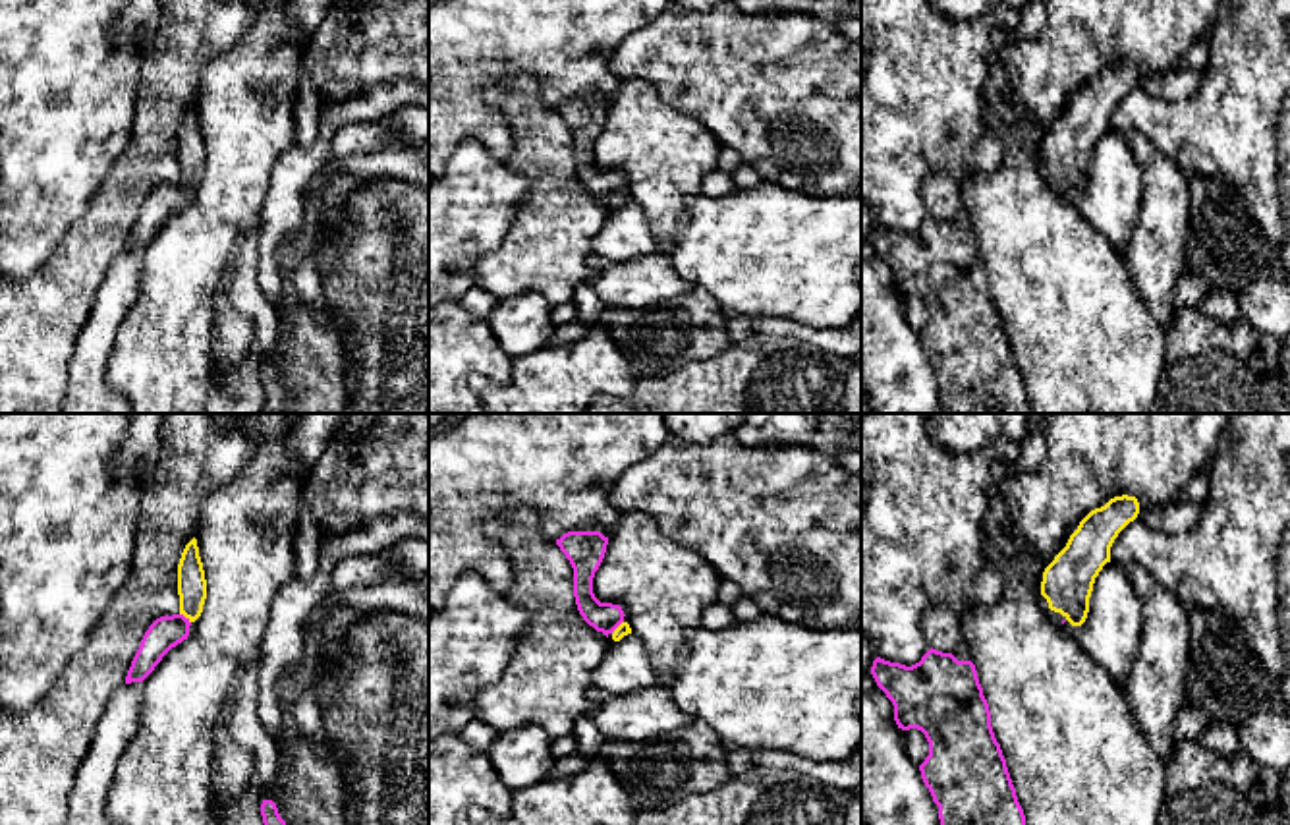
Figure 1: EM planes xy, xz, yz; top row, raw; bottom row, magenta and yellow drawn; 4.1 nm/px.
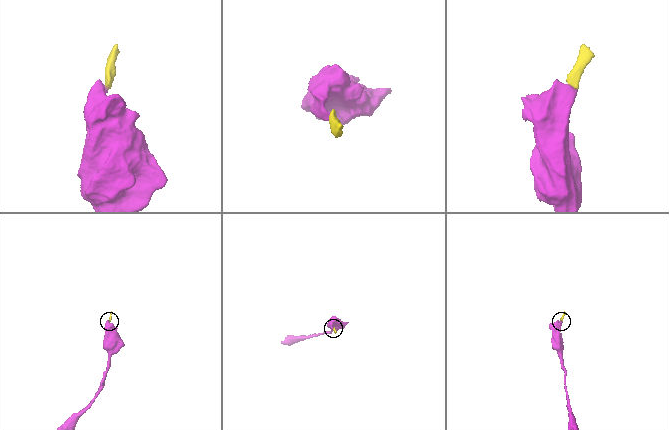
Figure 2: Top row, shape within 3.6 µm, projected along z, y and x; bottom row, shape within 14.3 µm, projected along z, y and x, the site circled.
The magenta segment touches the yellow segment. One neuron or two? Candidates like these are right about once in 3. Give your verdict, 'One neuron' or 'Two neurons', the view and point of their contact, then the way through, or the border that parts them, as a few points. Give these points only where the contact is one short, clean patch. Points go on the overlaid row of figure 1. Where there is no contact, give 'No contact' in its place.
One neuron. Touches magenta at xy (186, 619). Path across: xy (165, 632), (186, 619), (192, 586)

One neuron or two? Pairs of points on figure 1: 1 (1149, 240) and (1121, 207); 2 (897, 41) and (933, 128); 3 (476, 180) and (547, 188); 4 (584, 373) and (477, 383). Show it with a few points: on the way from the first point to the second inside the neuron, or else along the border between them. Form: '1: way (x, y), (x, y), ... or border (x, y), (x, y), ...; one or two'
1: border (1142, 178), (1142, 207), (1132, 240), (1124, 252); two
2: way (918, 62), (924, 72), (924, 107); one
3: border (503, 163), (528, 180), (528, 196), (508, 227); two
4: way (557, 383), (545, 393), (504, 393); one

